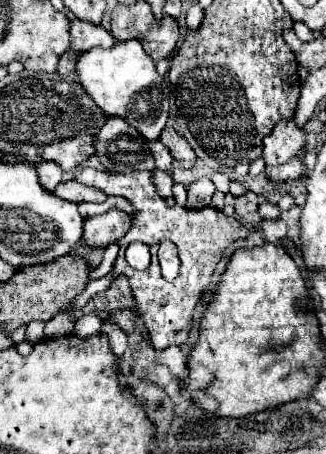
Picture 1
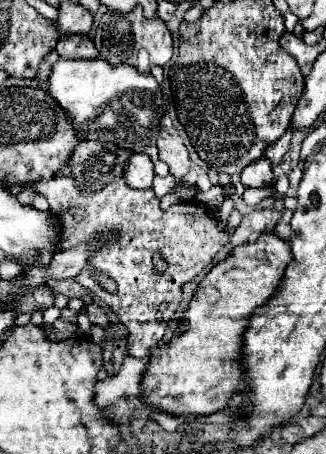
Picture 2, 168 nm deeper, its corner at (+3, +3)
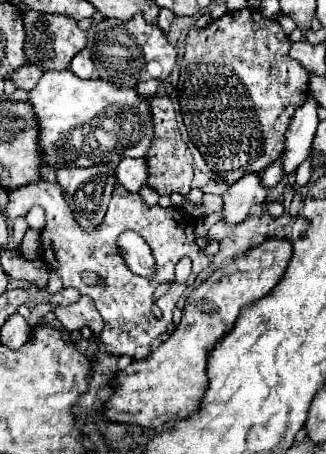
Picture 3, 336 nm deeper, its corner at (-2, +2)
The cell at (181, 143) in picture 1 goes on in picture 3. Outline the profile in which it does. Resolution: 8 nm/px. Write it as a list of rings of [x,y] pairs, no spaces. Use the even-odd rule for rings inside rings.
[[[151,97],[151,113],[155,123],[155,137],[151,141],[151,149],[147,153],[147,165],[149,165],[149,179],[147,185],[157,189],[161,195],[169,193],[189,193],[191,181],[193,181],[193,155],[185,141],[181,139],[173,103],[169,97]]]

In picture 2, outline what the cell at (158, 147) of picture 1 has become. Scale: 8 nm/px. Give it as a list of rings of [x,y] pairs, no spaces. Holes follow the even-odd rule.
[[[156,176],[154,178],[154,182],[152,182],[152,190],[154,190],[154,194],[158,196],[158,198],[162,198],[162,196],[166,196],[168,192],[170,192],[170,188],[172,186],[178,186],[180,182],[178,180],[174,180],[172,176],[166,176],[166,178],[162,178],[162,176]]]

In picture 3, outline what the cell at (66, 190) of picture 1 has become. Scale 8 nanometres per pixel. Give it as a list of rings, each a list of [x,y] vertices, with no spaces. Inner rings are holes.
[[[33,207],[33,209],[27,213],[27,223],[29,223],[31,229],[41,231],[43,225],[45,225],[45,211],[43,211],[43,207]]]

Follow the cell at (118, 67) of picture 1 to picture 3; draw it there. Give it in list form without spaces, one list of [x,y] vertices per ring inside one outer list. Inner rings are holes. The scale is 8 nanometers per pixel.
[[[71,69],[45,71],[35,89],[29,91],[29,101],[39,119],[39,141],[43,141],[43,153],[47,165],[79,165],[91,167],[99,161],[119,163],[123,157],[145,157],[153,139],[153,115],[149,99],[139,95],[131,87],[117,87],[105,79],[81,79]]]

